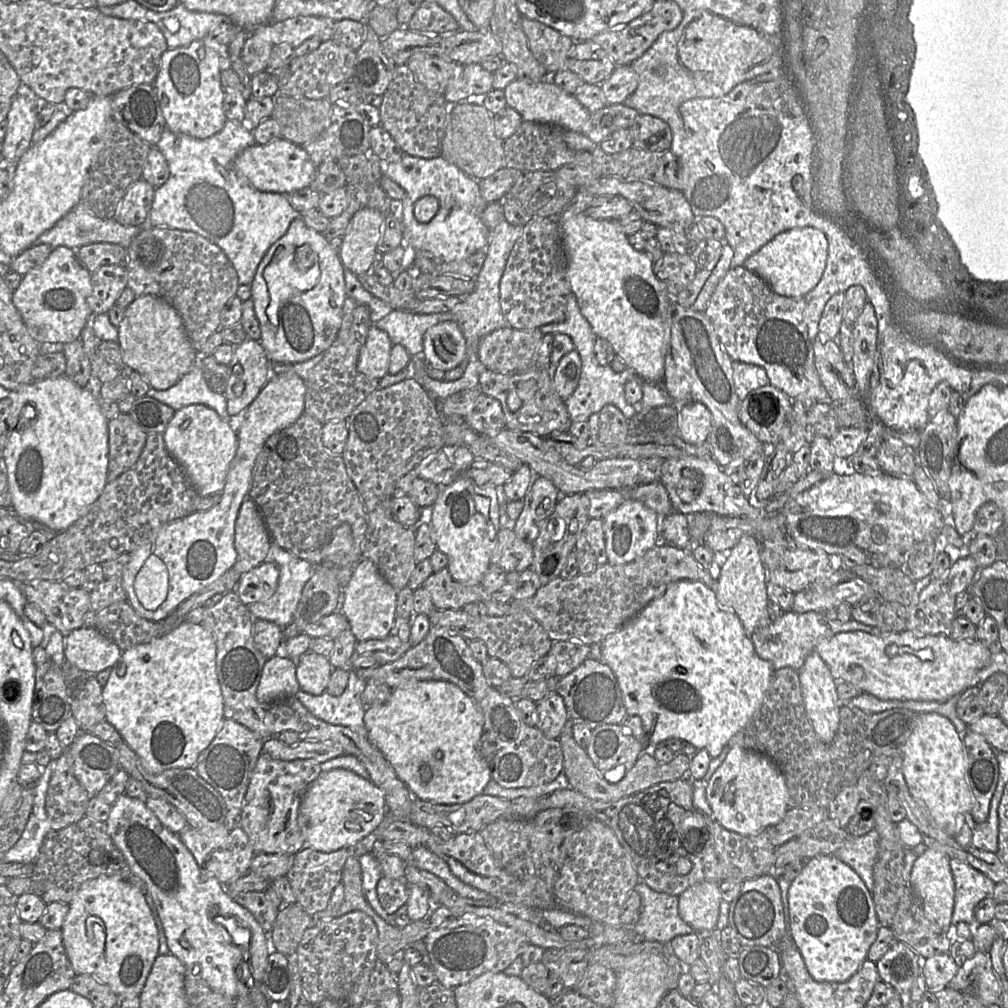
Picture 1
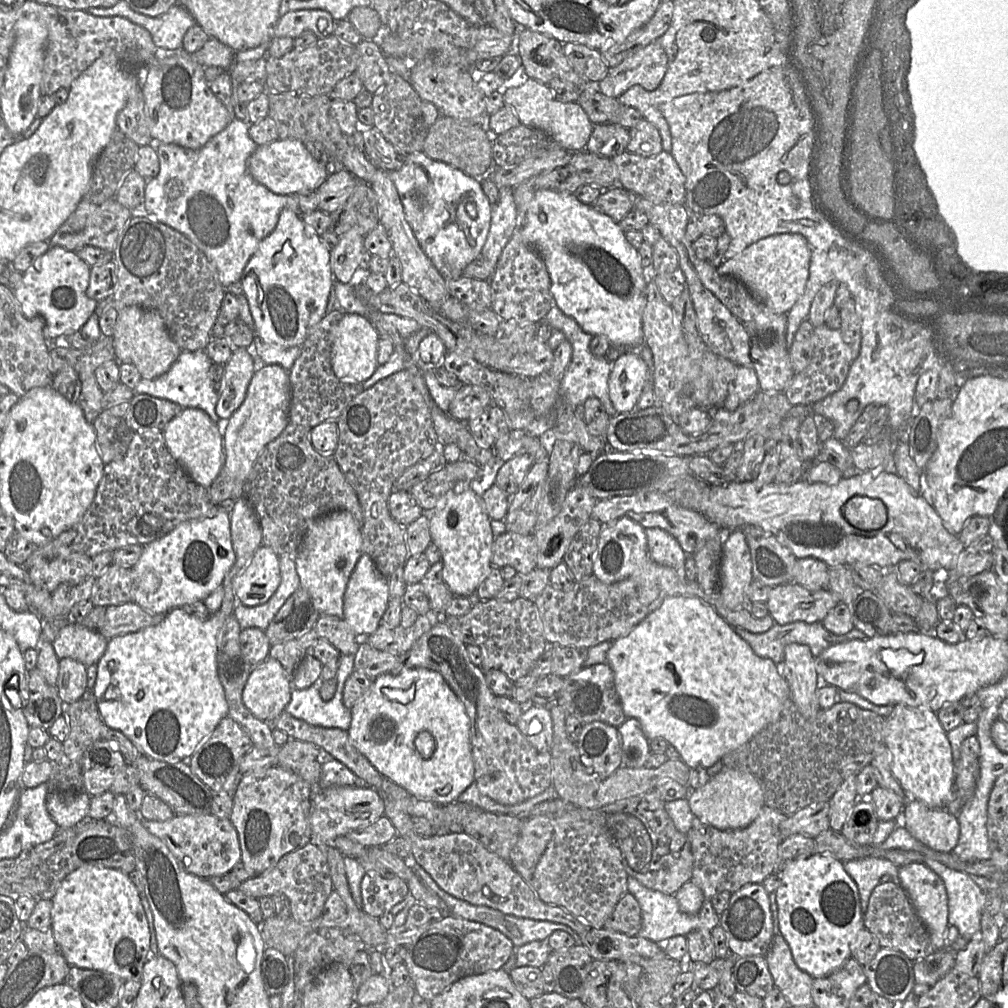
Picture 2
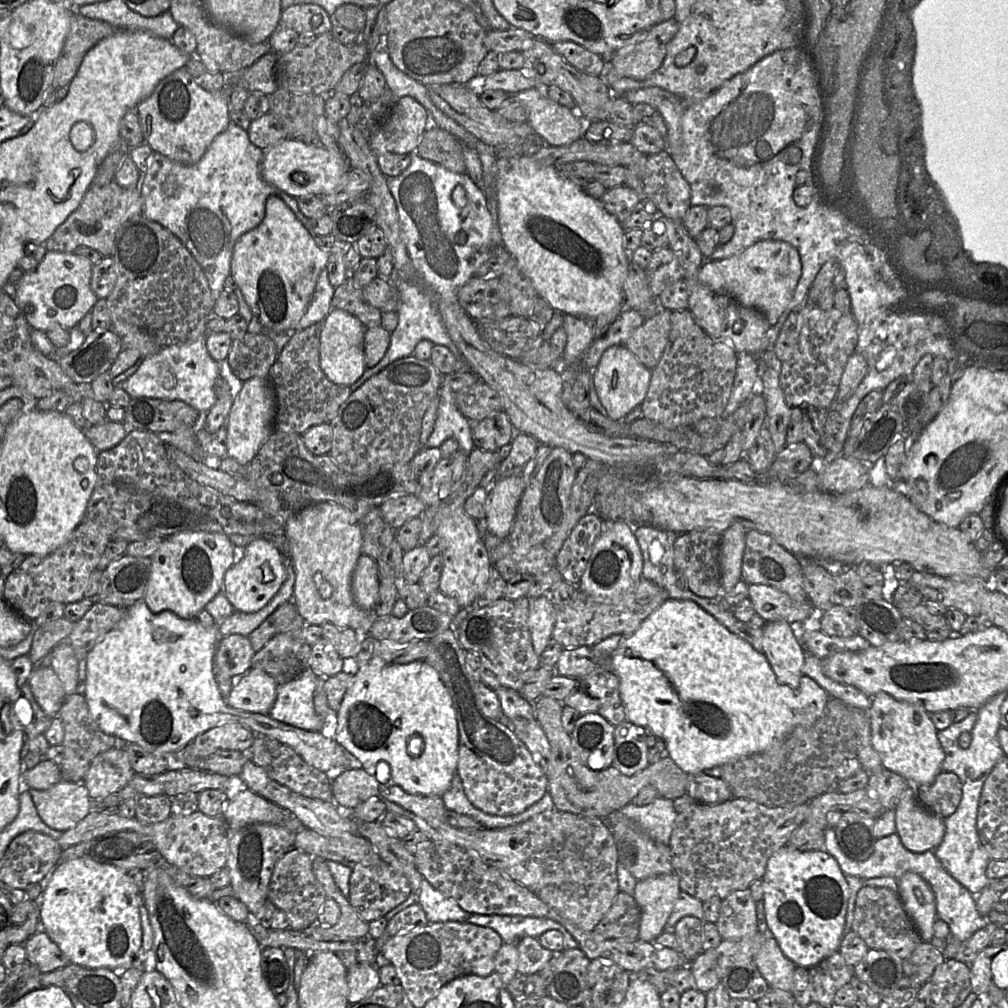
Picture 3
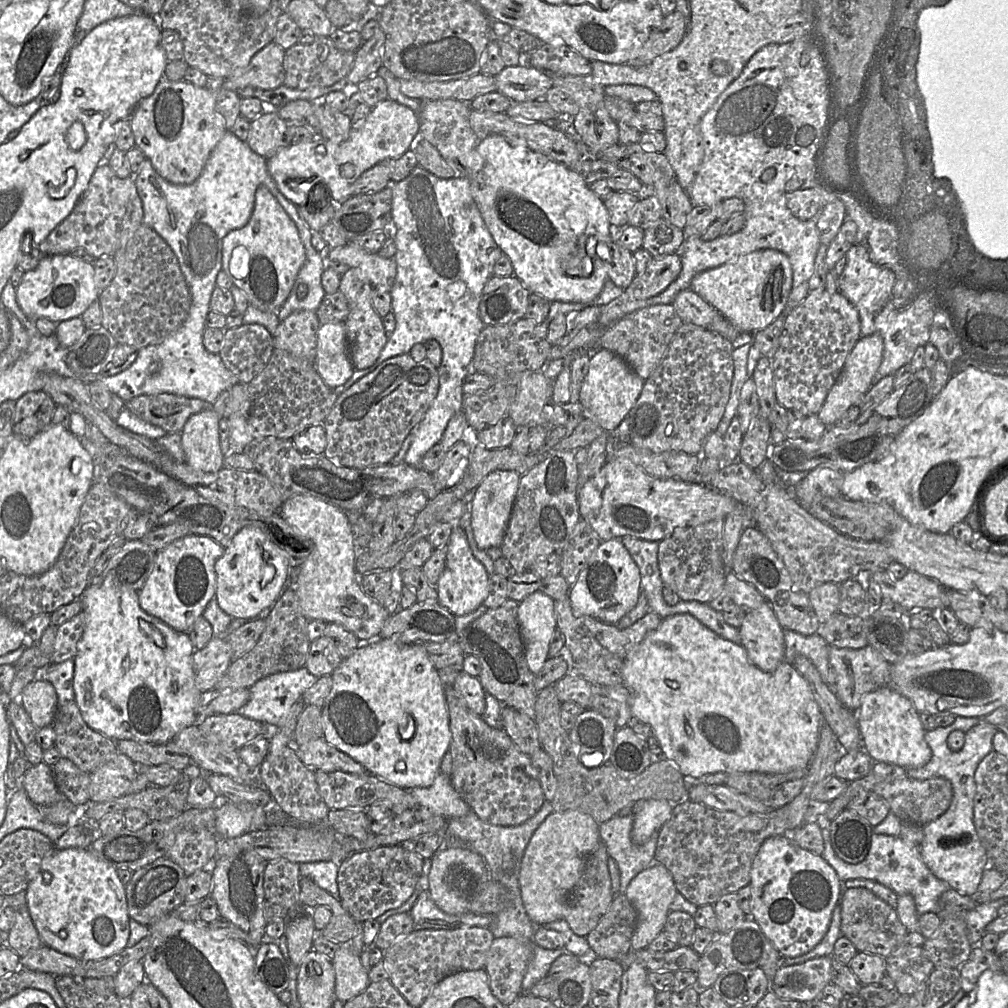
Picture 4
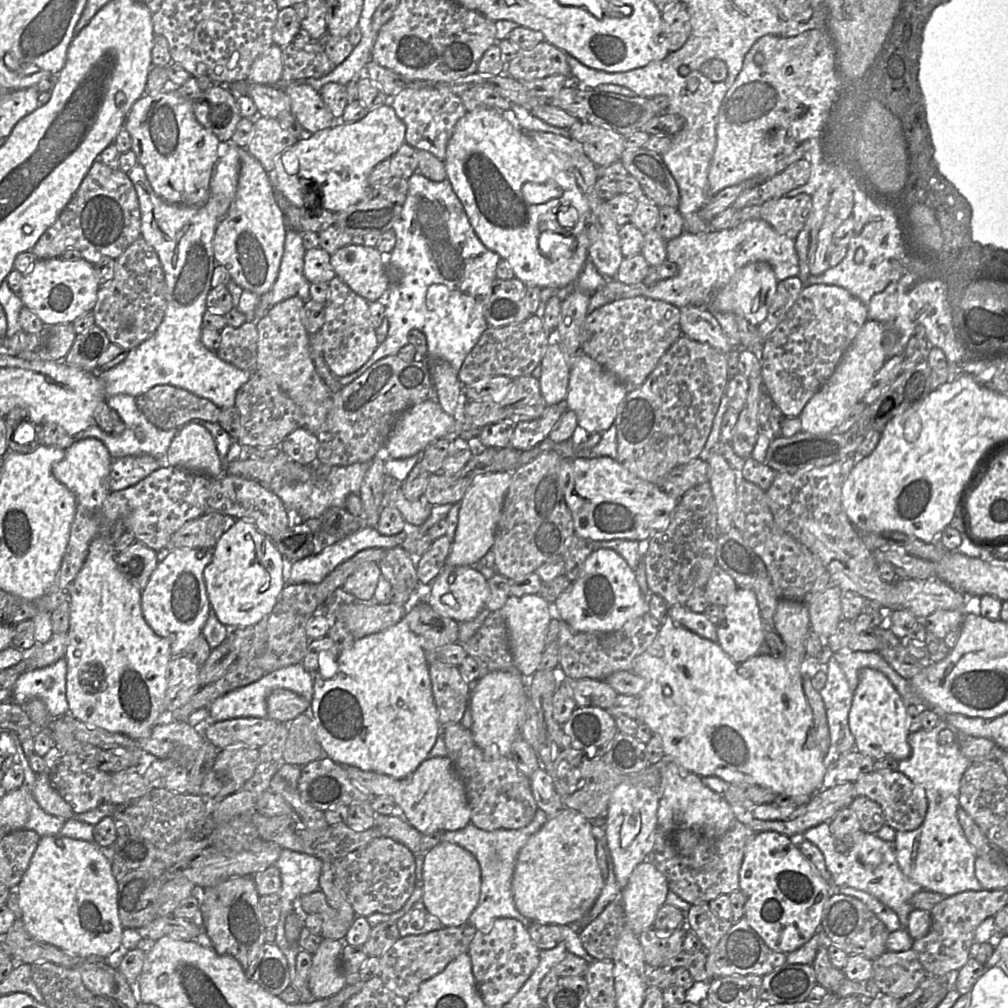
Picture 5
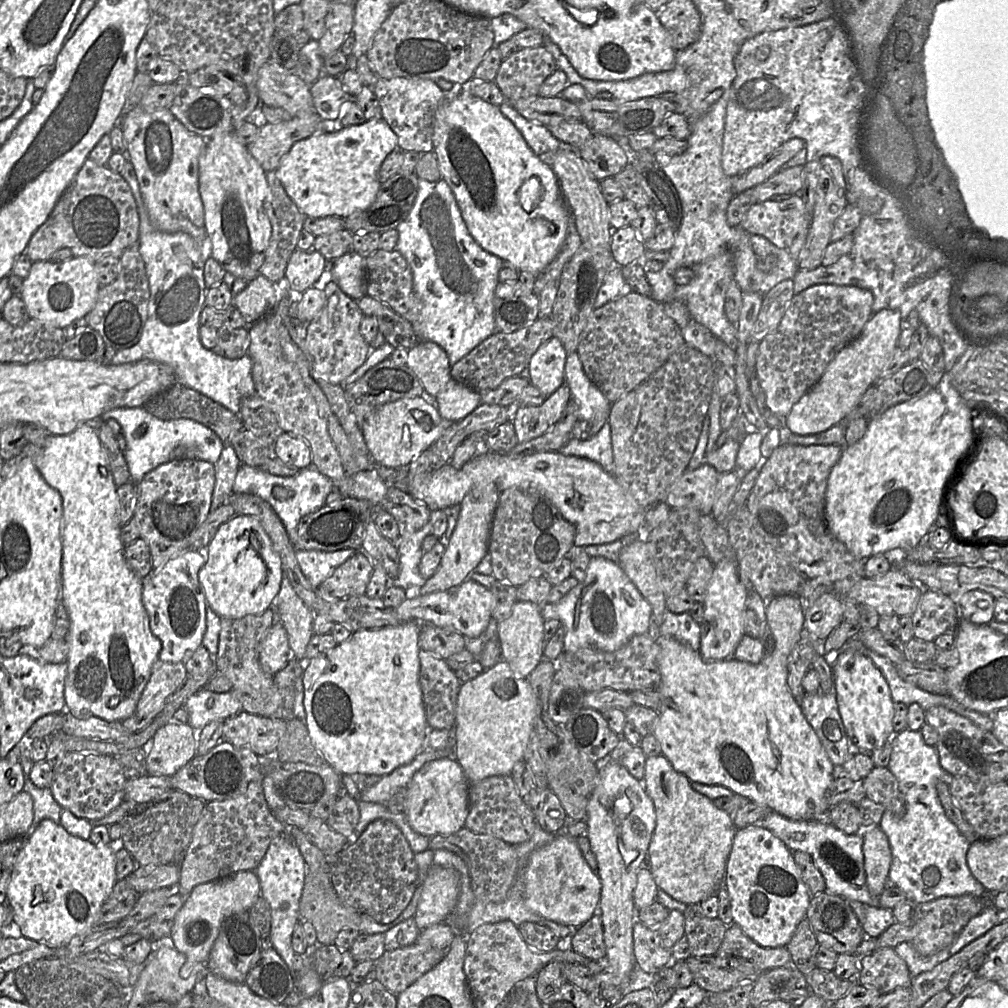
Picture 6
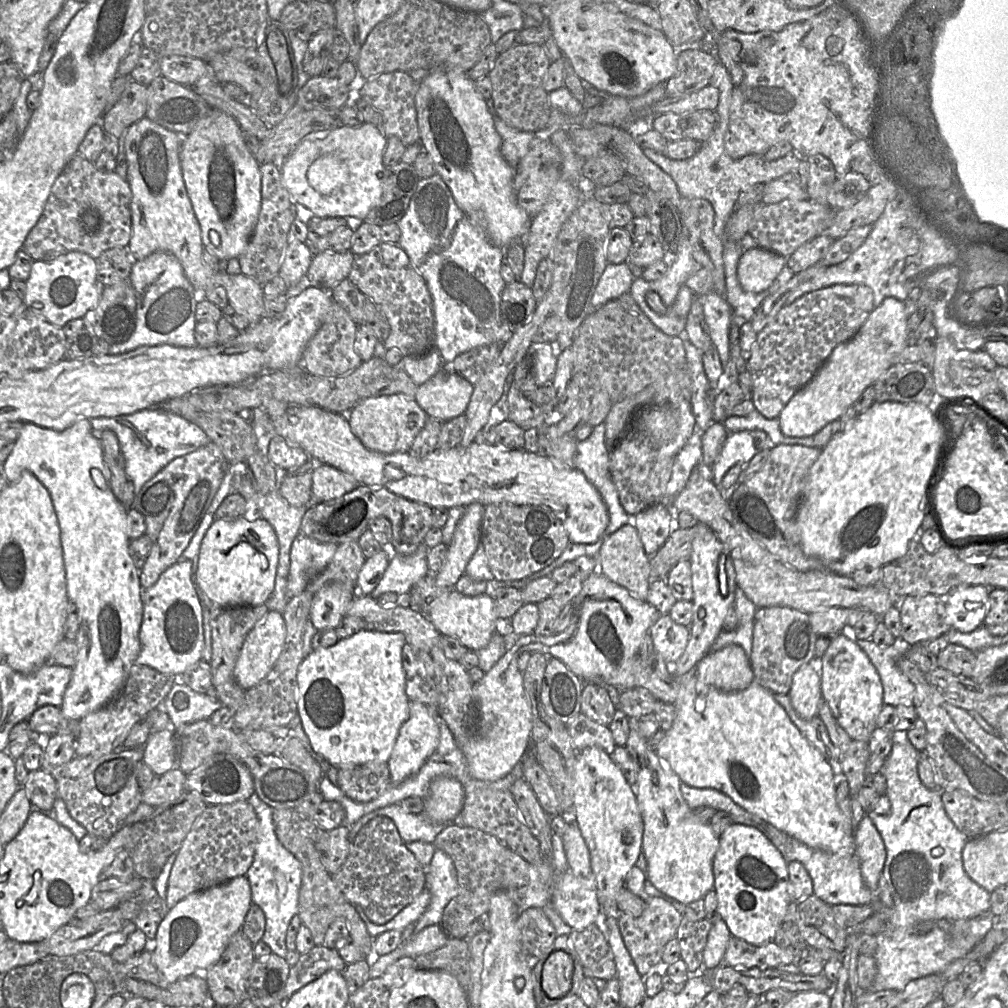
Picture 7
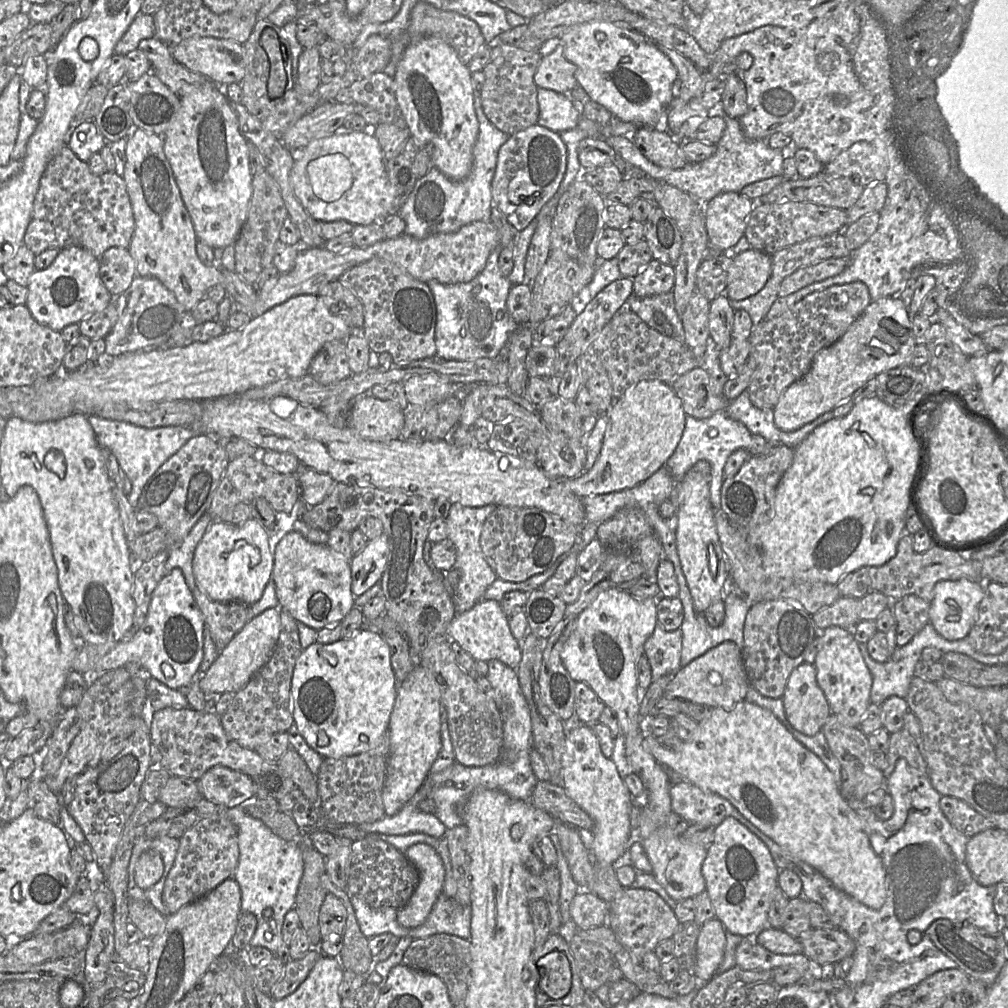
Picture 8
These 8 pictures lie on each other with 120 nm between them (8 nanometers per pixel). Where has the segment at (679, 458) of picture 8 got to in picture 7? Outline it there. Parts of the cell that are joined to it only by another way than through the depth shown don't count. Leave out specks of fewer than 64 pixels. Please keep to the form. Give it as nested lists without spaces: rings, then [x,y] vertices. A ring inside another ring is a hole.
[[[749,431],[729,432],[719,456],[710,468],[712,482],[719,487],[723,476],[732,466],[746,465],[757,451]]]

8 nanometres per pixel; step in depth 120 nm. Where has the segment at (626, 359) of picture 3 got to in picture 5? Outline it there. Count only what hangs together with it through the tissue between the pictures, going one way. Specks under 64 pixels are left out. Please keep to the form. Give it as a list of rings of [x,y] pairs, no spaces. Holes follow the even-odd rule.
[[[587,354],[580,355],[570,369],[567,406],[575,412],[578,425],[588,433],[603,433],[608,430],[615,422],[619,405],[627,394],[623,384]]]

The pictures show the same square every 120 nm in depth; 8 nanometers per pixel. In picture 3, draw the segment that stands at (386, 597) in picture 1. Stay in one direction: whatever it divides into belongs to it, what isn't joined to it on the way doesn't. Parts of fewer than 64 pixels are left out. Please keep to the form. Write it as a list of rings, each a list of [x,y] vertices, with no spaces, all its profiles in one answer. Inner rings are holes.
[[[361,554],[352,575],[351,590],[355,603],[363,610],[373,610],[378,598],[380,576],[376,560]]]

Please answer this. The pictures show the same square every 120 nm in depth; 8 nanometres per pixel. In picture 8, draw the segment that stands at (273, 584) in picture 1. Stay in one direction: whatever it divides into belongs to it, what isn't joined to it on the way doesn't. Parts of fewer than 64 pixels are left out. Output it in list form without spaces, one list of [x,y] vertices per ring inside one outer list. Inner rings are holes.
[[[252,517],[238,525],[212,522],[197,545],[193,558],[197,585],[217,602],[256,603],[271,580],[273,566],[269,532]]]

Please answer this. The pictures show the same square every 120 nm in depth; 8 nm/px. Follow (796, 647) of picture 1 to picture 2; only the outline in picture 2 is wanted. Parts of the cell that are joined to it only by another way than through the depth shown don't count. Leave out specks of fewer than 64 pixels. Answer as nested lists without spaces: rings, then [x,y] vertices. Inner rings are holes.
[[[792,622],[784,625],[774,624],[768,631],[753,633],[742,627],[733,627],[760,657],[771,659],[775,664],[784,659],[784,649],[788,644],[807,645],[817,658],[828,647],[854,640],[866,640],[868,637],[855,627],[846,634],[836,635],[828,631],[821,622]]]

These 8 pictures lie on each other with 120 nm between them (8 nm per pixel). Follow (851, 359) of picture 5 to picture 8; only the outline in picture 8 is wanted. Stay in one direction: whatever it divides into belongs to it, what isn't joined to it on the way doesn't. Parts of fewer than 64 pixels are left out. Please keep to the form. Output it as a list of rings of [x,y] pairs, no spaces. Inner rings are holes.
[[[899,297],[872,301],[847,331],[832,345],[820,350],[806,374],[788,387],[774,407],[775,425],[782,431],[796,431],[849,399],[868,379],[901,365],[910,365],[916,346],[910,313]]]

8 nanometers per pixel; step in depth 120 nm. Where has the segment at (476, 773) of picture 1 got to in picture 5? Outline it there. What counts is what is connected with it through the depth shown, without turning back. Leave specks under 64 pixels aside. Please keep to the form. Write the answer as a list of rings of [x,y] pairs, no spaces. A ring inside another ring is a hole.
[[[422,589],[419,602],[409,607],[397,624],[355,639],[349,648],[339,652],[337,669],[331,677],[323,677],[318,670],[310,672],[313,681],[310,713],[315,722],[317,739],[323,755],[335,763],[401,779],[409,776],[429,757],[442,727],[433,697],[427,653],[417,635],[419,604],[426,600],[425,590]]]

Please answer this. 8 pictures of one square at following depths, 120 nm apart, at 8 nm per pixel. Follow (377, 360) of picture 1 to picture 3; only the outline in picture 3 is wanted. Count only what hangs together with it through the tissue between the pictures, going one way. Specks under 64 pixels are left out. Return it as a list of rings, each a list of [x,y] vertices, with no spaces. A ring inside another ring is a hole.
[[[331,309],[323,320],[320,336],[320,366],[327,378],[337,385],[350,386],[367,369],[364,360],[364,334],[366,326],[345,310]]]

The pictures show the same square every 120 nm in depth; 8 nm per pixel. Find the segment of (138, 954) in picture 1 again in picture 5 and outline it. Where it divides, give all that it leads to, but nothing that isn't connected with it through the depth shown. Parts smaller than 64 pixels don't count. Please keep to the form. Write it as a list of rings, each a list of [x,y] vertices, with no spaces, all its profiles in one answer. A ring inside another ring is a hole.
[[[60,835],[41,837],[16,889],[22,921],[34,939],[90,958],[107,958],[120,948],[123,926],[118,914],[118,882],[112,873],[110,855],[96,842]]]

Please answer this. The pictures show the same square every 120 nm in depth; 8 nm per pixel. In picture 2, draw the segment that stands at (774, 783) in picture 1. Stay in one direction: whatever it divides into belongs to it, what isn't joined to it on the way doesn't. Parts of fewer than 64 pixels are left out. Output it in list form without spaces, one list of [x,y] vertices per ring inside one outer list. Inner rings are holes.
[[[725,766],[704,786],[691,790],[687,800],[695,817],[720,830],[737,830],[749,826],[765,805],[762,785],[754,775]]]

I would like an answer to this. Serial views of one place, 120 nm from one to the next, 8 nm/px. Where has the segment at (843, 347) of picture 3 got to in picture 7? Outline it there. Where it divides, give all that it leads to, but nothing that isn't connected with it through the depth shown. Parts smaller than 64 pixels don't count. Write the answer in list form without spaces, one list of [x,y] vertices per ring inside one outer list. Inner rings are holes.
[[[838,284],[815,290],[783,307],[776,317],[757,333],[747,355],[747,370],[752,379],[751,400],[755,408],[766,418],[778,418],[785,405],[812,379],[833,349],[852,338],[874,308],[871,288],[857,284]]]

